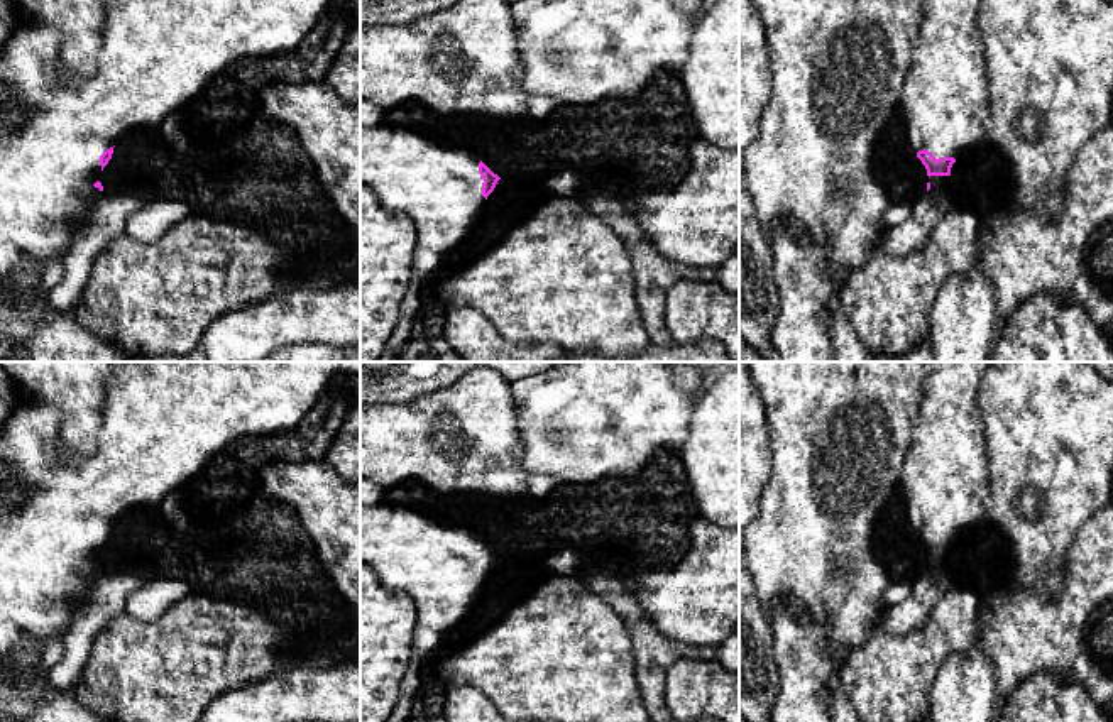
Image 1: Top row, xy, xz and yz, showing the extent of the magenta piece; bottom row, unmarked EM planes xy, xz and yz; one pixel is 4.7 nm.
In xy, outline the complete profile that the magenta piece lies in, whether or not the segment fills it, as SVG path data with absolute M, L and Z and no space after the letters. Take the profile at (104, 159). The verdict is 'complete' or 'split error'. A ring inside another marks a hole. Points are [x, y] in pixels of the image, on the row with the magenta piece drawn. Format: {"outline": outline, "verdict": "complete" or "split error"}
{"outline": "M108 0L107 17L101 24L101 47L96 69L91 74L76 74L61 61L61 36L46 22L22 15L15 34L0 47L0 303L17 287L29 267L42 274L52 257L66 259L73 238L91 215L93 205L103 194L100 176L113 154L115 144L130 130L154 130L173 112L183 110L188 101L210 86L210 83L235 61L262 59L294 51L313 29L332 0Z", "verdict": "split error"}

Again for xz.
{"outline": "M360 127L360 184L374 189L381 206L406 215L416 228L416 247L445 254L463 242L501 178L474 152L435 142L398 127Z", "verdict": "split error"}

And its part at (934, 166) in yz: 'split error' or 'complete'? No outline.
split error

